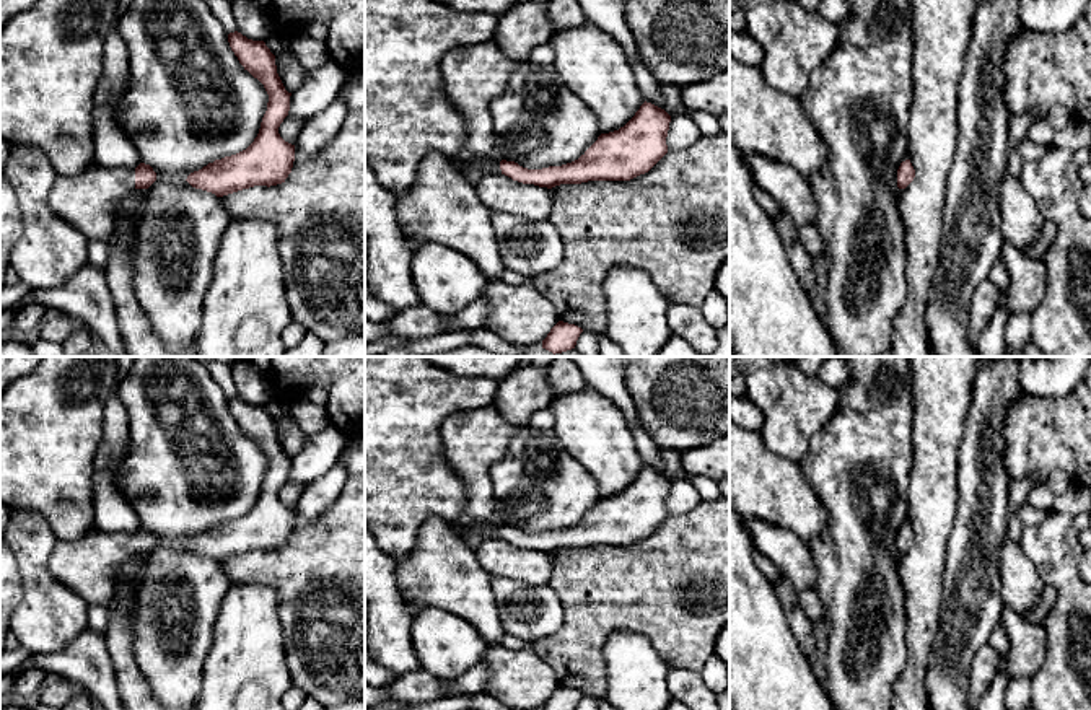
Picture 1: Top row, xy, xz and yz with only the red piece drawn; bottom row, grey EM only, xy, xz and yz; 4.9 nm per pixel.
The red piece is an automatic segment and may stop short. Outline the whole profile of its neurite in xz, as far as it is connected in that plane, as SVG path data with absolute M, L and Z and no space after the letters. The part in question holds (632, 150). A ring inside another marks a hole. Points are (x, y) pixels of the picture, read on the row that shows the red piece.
M493 39L451 49L440 62L445 91L467 125L462 150L448 160L472 186L487 174L500 173L547 189L588 181L630 181L648 173L668 153L671 116L645 101L624 127L601 134L572 163L542 169L528 169L506 160L492 163L490 155L497 147L490 104L521 65L508 59Z

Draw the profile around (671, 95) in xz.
M659 83L659 86L661 86L663 107L669 116L689 114L689 107L682 101L684 88L671 83Z

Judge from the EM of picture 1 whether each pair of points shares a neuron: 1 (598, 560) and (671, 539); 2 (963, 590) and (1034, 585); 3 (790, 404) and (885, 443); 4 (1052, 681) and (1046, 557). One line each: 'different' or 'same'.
1: same
2: different
3: different
4: same

